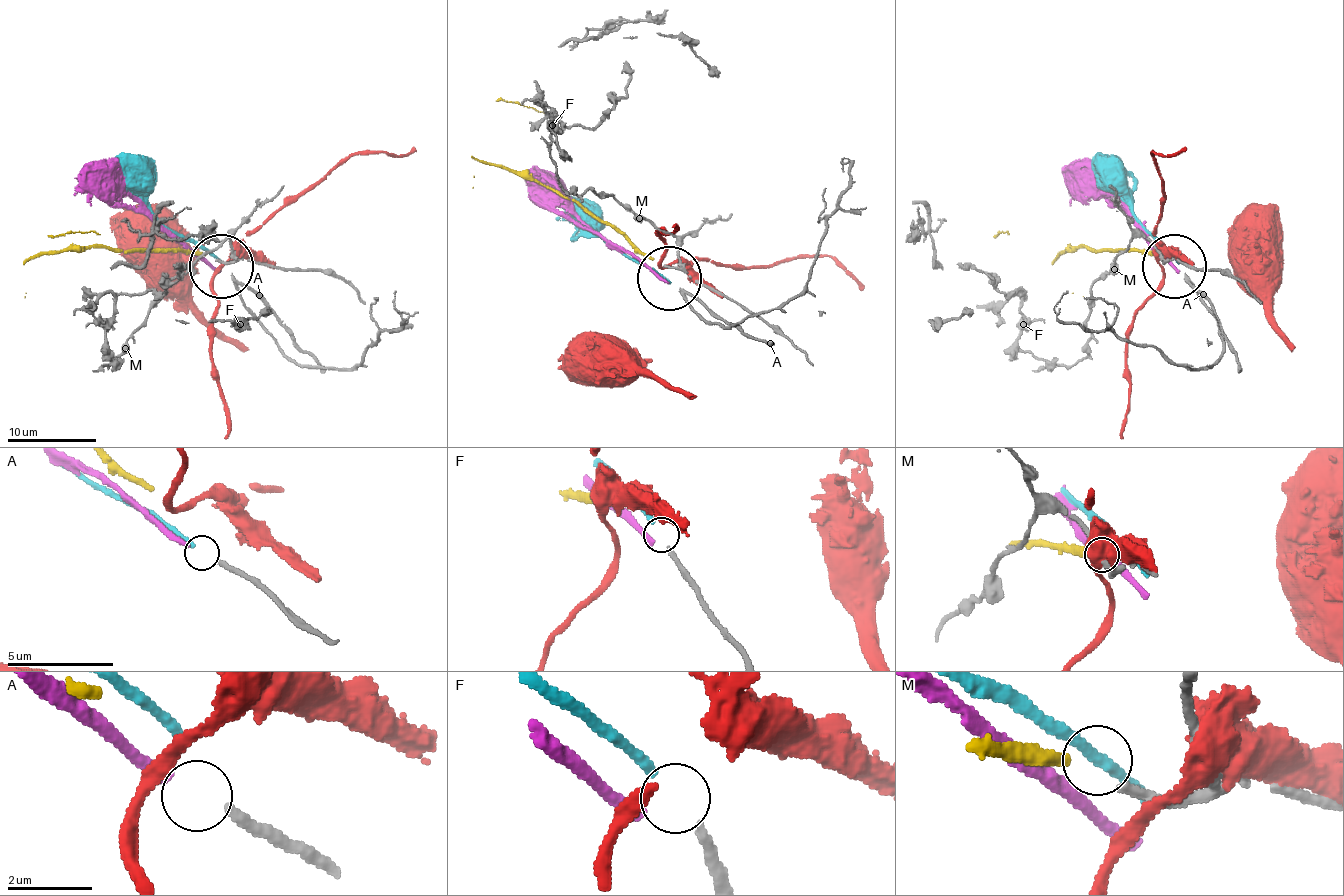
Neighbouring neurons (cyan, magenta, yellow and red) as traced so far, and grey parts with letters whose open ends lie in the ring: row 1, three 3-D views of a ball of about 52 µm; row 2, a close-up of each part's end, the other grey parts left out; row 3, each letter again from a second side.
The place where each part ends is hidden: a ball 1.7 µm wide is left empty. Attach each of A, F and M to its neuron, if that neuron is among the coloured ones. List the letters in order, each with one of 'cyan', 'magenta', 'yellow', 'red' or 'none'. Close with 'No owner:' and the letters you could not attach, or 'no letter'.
A: magenta
F: cyan
M: yellow
No owner: no letter

